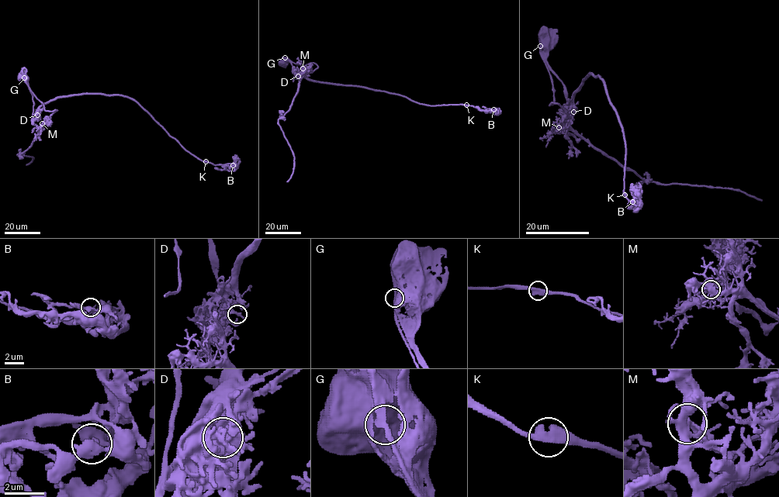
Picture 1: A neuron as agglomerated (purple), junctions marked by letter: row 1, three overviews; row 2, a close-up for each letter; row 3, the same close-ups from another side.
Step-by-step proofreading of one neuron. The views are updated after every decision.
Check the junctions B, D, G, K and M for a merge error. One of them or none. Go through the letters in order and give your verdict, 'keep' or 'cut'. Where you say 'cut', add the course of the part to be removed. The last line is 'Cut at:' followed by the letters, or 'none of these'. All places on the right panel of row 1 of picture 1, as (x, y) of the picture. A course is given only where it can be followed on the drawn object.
B: keep
D: keep
G: cut; foreign part runs (540, 45), (553, 92), (549, 105), (556, 102), (569, 125), (590, 145), (651, 182), (739, 189), (762, 200)
K: keep
M: keep
Cut at: G

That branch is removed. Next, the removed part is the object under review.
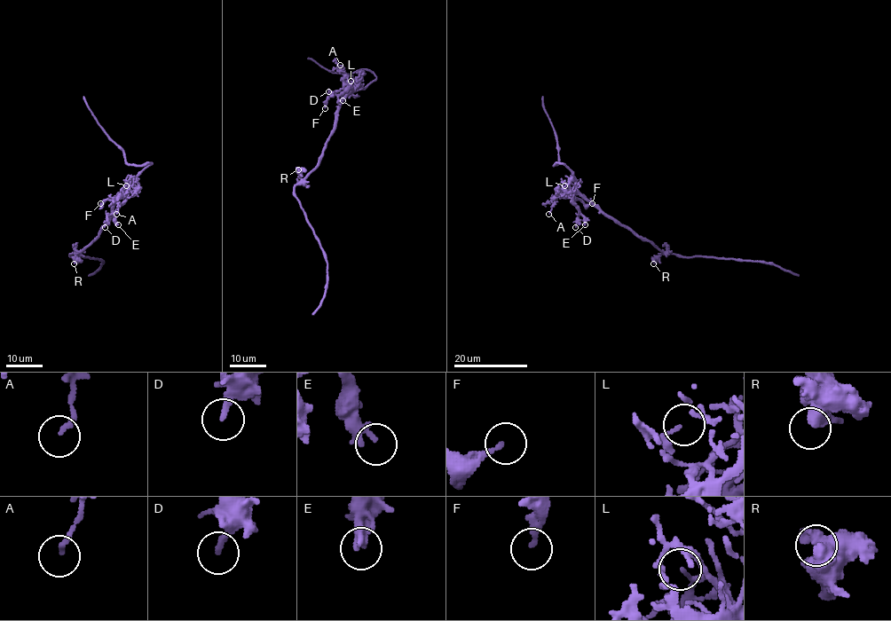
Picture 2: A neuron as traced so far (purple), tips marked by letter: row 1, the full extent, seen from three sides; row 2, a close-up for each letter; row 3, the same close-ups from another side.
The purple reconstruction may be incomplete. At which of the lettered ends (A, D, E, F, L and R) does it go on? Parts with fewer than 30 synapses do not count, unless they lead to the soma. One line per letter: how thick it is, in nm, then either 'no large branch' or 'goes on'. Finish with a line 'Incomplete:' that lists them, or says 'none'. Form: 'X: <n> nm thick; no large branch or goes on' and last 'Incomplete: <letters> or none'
A: 150 nm thick; no large branch
D: 240 nm thick; no large branch
E: 320 nm thick; no large branch
F: 200 nm thick; no large branch
L: 80 nm thick; no large branch
R: 600 nm thick; no large branch
Incomplete: none

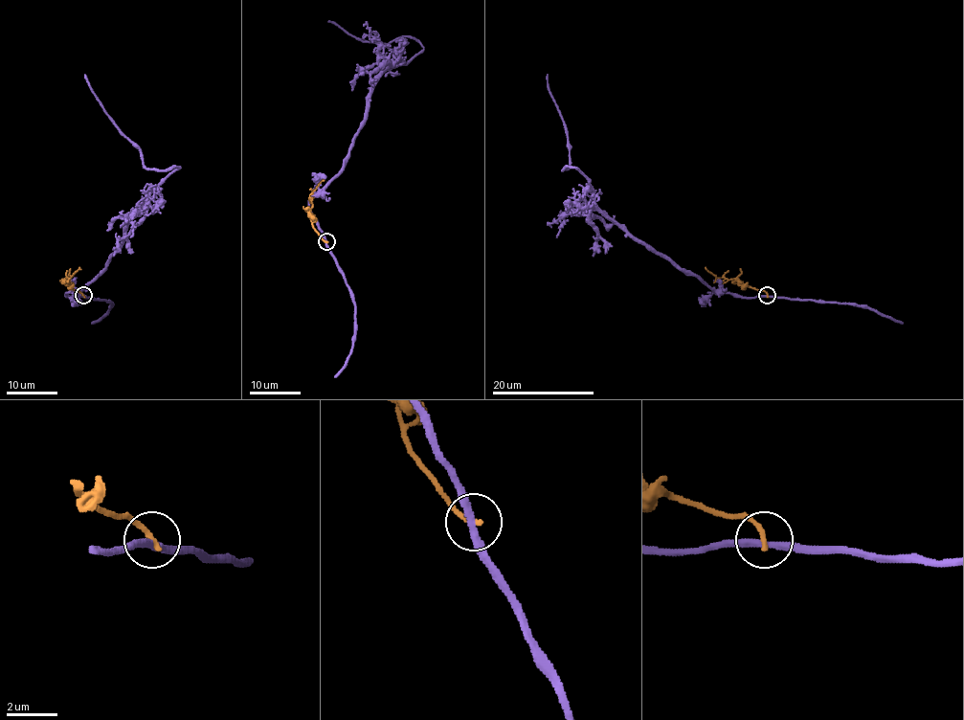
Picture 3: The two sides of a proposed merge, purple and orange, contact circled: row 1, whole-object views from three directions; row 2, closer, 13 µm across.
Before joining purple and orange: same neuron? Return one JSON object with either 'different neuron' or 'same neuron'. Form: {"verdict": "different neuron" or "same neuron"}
{"verdict": "different neuron"}

